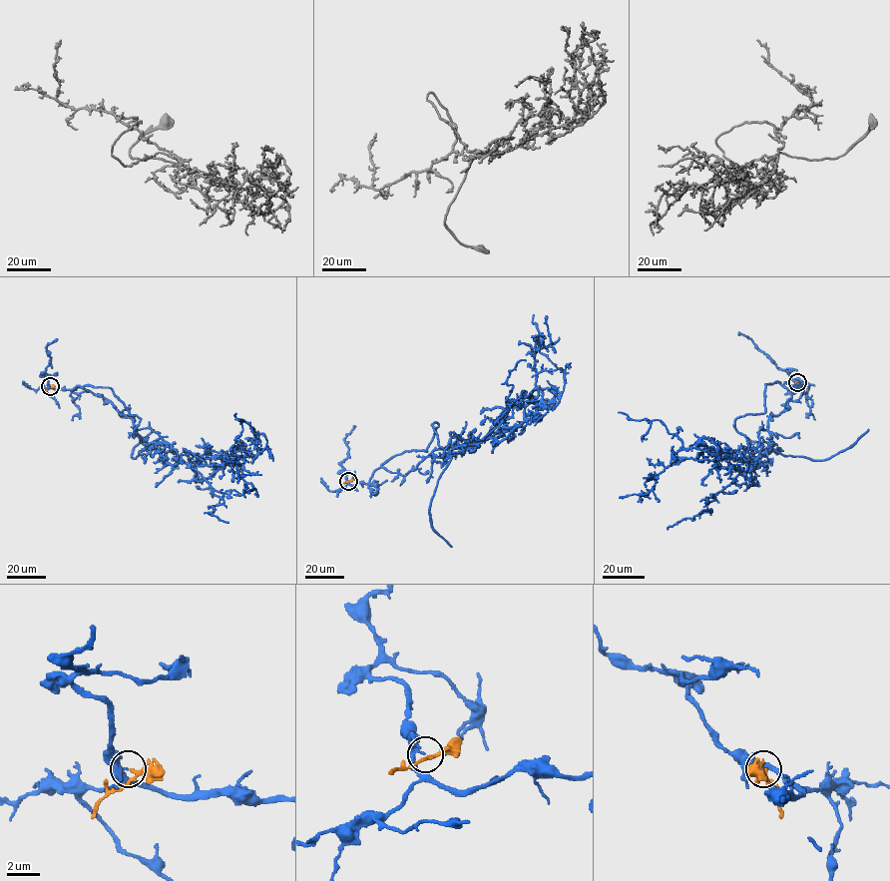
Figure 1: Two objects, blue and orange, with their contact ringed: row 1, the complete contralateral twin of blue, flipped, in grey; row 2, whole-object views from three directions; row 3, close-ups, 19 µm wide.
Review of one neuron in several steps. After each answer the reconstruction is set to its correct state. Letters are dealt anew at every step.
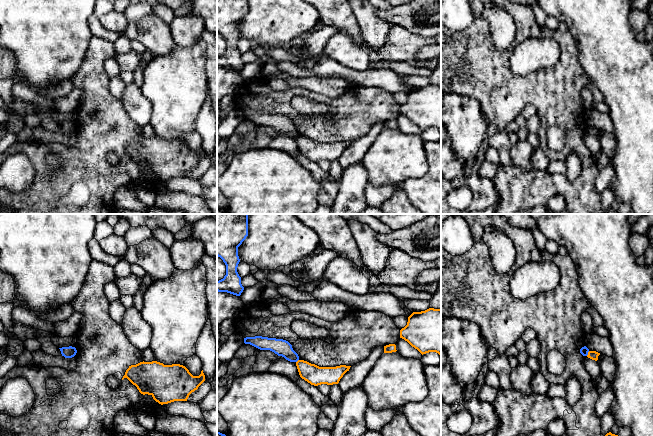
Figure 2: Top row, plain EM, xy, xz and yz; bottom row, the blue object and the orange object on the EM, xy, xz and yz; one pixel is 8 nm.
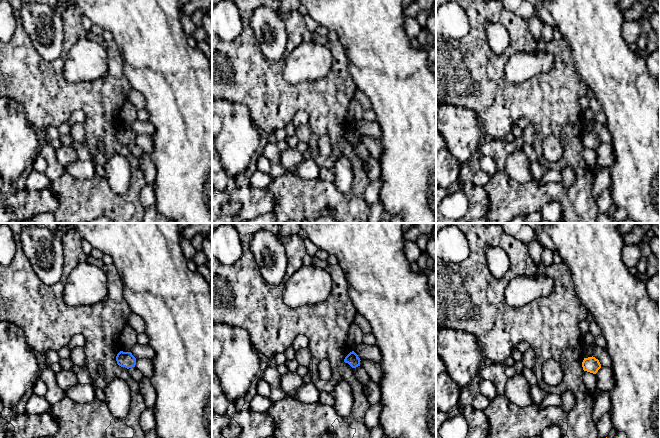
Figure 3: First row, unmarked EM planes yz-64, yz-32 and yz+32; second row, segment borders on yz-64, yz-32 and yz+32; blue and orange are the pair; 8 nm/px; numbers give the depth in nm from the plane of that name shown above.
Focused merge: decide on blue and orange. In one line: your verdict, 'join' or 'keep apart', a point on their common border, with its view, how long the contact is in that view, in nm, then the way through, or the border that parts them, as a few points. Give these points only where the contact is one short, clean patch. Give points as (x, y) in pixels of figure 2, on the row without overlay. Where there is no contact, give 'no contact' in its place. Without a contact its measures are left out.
keep apart; contact yz (587, 129); length 50 nm; border yz (589, 127), (586, 131)

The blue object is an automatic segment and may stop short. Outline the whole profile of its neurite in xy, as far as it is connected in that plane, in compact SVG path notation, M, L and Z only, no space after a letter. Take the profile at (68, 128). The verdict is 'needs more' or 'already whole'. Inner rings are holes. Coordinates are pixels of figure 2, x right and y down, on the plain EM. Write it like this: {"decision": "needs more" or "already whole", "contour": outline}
{"decision": "already whole", "contour": "M69 122L69 123L62 123L59 124L61 127L62 132L65 134L72 134L76 131L77 126L75 123Z"}

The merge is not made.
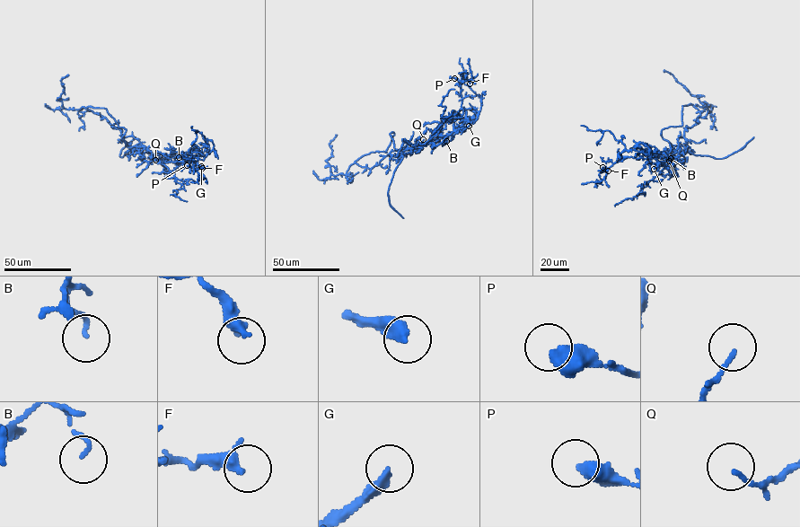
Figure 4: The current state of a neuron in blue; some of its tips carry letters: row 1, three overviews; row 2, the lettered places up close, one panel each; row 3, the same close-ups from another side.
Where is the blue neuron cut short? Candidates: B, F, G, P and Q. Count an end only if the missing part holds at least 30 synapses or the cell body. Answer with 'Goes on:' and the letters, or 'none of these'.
Goes on: G, Q

